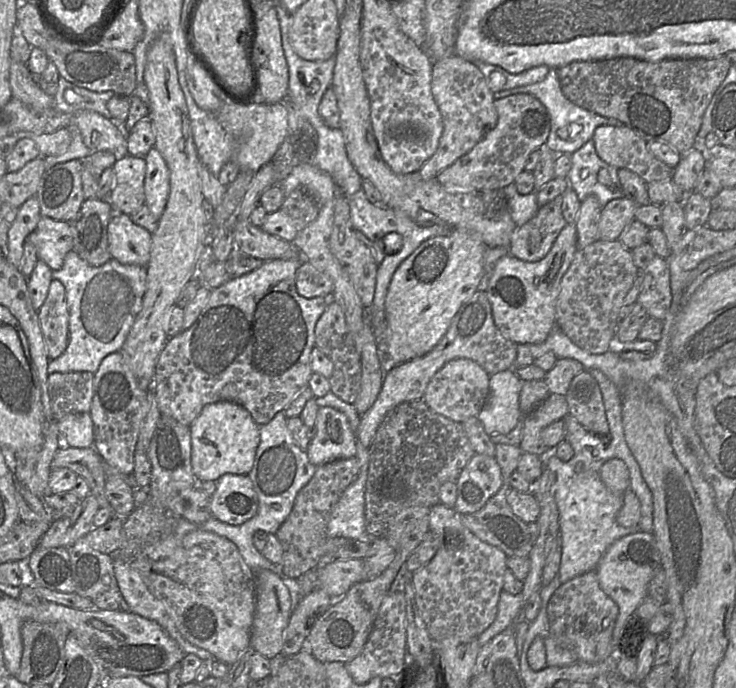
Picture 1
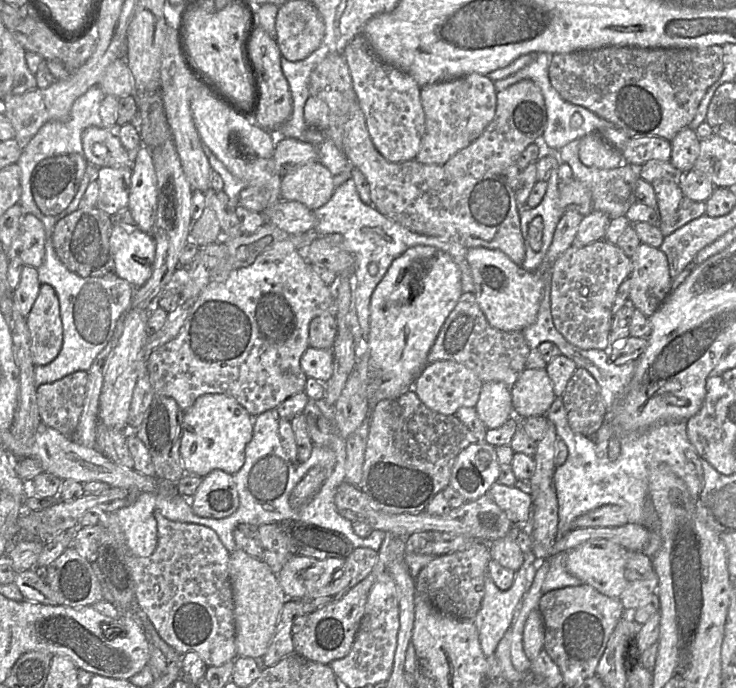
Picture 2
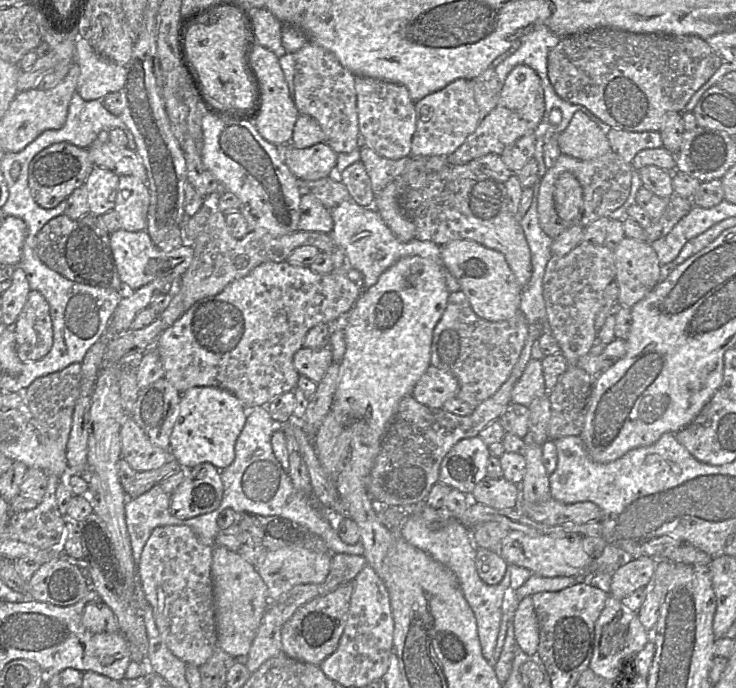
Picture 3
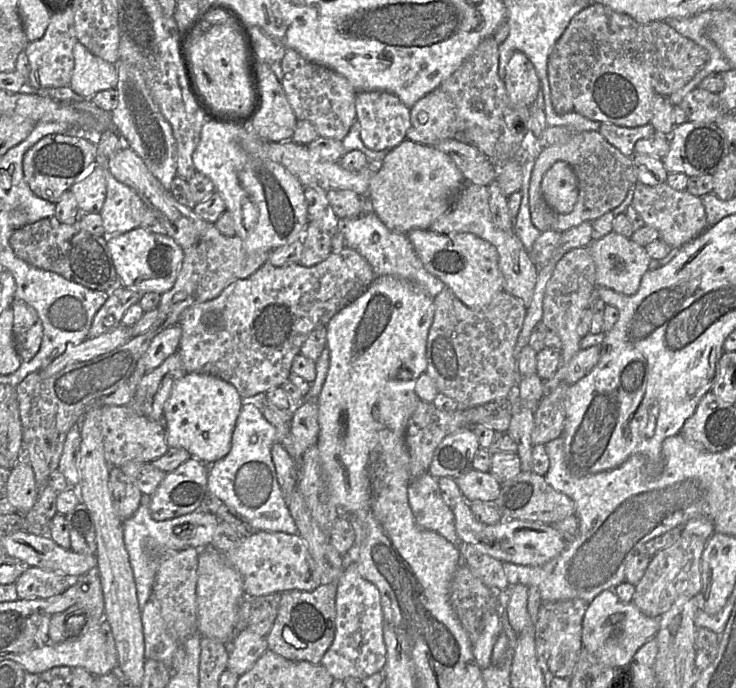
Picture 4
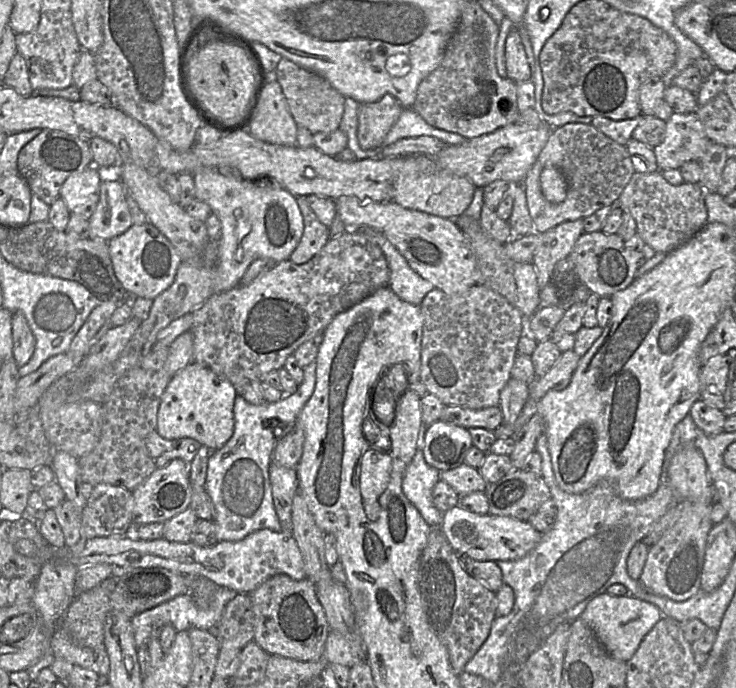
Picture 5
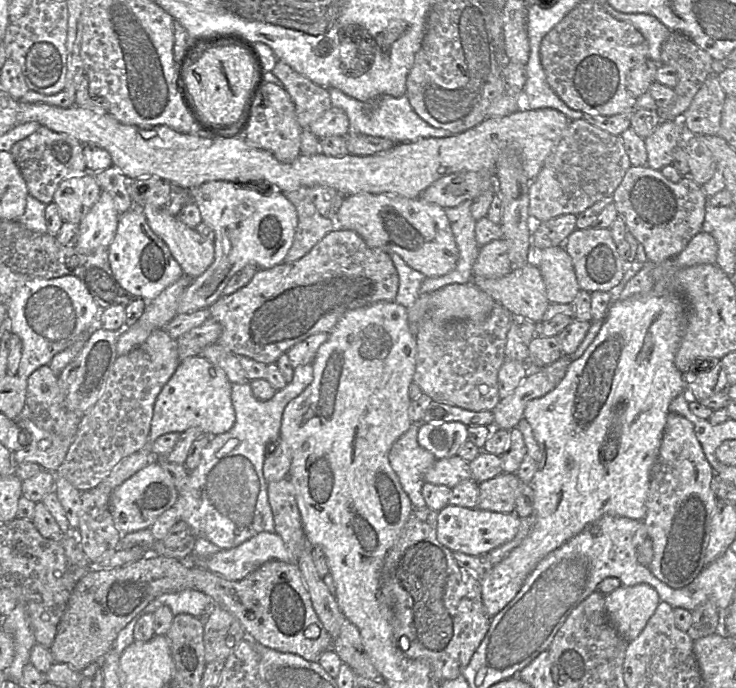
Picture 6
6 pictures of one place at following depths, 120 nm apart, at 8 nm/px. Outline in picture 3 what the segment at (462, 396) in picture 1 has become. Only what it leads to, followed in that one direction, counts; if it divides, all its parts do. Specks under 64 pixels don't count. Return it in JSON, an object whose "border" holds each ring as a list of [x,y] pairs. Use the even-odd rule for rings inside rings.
{"border":[[[430,365],[415,385],[412,396],[419,403],[440,409],[443,404],[457,397],[459,383],[449,372]]]}

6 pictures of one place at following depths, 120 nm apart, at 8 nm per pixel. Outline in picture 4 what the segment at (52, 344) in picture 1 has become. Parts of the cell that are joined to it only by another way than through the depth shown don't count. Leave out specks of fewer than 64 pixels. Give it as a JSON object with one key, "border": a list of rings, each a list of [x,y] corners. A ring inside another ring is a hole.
{"border":[[[15,300],[11,307],[15,348],[22,361],[29,361],[40,349],[43,326],[37,311],[25,301]]]}

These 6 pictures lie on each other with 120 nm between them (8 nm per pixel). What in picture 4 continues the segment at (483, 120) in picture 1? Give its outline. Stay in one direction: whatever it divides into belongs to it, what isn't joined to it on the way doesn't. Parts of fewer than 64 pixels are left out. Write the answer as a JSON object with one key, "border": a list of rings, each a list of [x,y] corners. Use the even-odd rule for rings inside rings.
{"border":[[[438,88],[423,96],[410,108],[410,127],[406,139],[427,146],[463,134],[452,98]]]}

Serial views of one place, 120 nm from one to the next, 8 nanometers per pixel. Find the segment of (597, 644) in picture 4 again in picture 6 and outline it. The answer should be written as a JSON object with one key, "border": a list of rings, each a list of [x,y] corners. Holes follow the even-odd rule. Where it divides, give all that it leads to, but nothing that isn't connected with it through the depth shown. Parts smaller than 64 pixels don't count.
{"border":[[[649,584],[621,585],[605,595],[609,618],[628,643],[636,639],[654,614],[660,598]]]}

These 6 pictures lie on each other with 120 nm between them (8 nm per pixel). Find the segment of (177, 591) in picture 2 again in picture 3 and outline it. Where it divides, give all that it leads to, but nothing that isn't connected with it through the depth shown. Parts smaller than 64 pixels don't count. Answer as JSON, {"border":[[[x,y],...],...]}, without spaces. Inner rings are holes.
{"border":[[[185,525],[160,526],[153,529],[143,547],[138,564],[143,592],[152,608],[153,618],[163,643],[180,660],[196,667],[203,665],[217,648],[211,575],[212,552],[213,546],[204,543],[190,527]]]}

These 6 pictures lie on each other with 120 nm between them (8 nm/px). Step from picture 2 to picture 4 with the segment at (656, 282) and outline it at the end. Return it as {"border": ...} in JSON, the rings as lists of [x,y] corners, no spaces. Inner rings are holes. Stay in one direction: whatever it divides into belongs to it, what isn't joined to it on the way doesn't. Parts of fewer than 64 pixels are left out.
{"border":[[[611,232],[598,240],[593,240],[585,248],[589,250],[596,266],[597,286],[627,296],[634,295],[638,291],[643,275],[649,270],[651,260],[645,247],[638,245],[630,238]]]}

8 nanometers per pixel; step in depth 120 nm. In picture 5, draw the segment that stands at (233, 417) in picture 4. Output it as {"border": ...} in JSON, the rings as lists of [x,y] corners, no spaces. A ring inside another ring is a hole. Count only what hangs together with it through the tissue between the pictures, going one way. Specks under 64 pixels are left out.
{"border":[[[194,361],[171,377],[157,414],[157,433],[166,440],[191,438],[211,451],[222,448],[234,432],[234,402],[237,392],[227,377]]]}

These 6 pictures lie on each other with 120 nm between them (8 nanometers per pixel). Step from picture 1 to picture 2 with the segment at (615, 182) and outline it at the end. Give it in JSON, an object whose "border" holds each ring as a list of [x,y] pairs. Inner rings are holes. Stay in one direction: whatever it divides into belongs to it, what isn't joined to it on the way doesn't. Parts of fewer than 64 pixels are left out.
{"border":[[[579,140],[568,143],[558,153],[561,160],[571,168],[574,179],[590,189],[594,211],[601,211],[613,219],[625,216],[630,206],[636,203],[635,191],[640,178],[640,166],[622,163],[614,169],[587,167],[579,159]],[[617,179],[623,179],[630,186],[630,195],[625,201],[617,200],[612,192],[612,185]]]}

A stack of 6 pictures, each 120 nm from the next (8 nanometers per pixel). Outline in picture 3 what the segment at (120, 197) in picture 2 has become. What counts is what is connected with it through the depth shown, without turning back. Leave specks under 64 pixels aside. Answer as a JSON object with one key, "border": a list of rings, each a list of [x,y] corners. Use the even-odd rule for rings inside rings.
{"border":[[[100,166],[92,168],[83,184],[90,213],[100,216],[114,209],[119,178],[119,175]]]}

